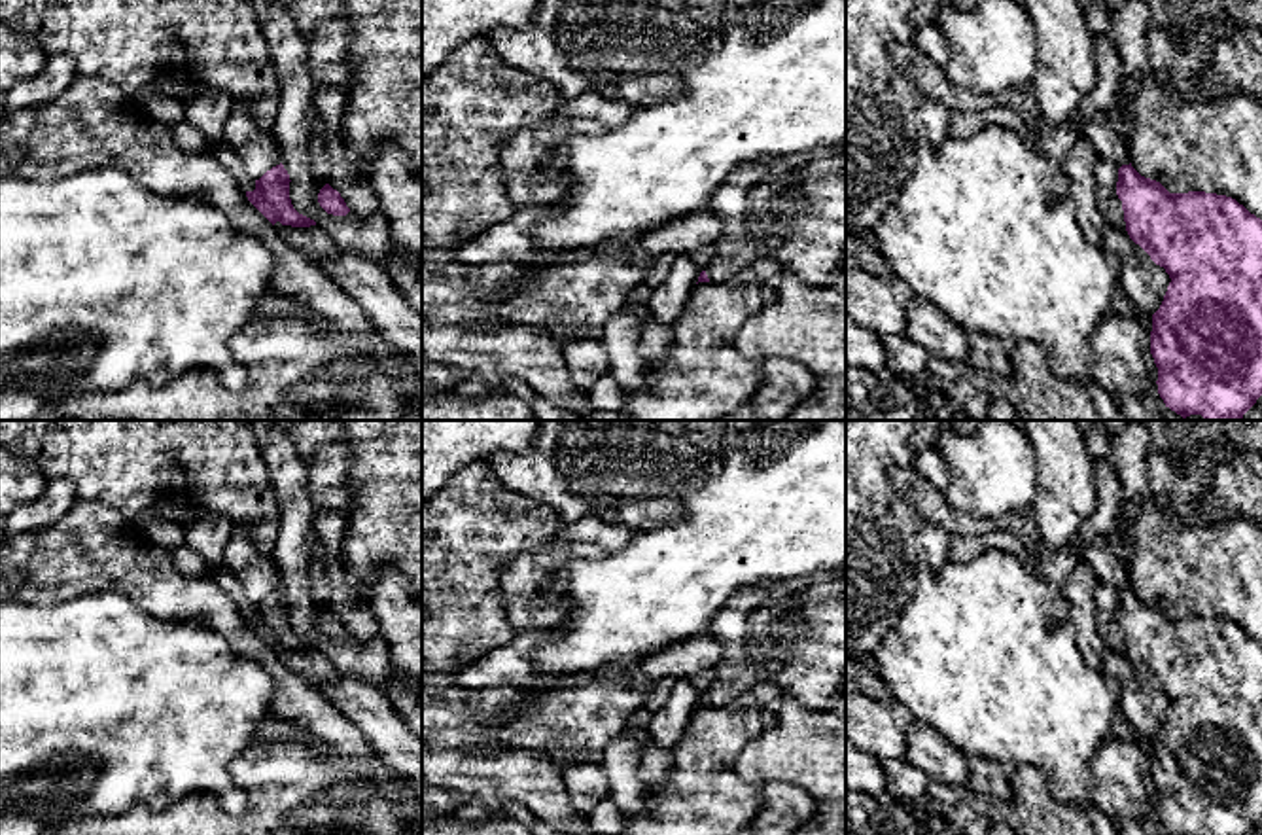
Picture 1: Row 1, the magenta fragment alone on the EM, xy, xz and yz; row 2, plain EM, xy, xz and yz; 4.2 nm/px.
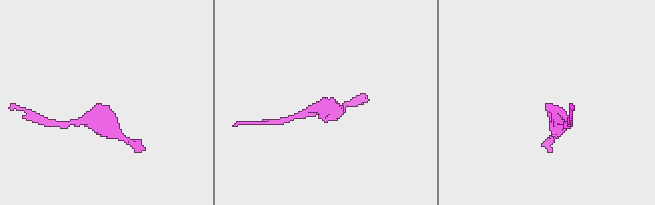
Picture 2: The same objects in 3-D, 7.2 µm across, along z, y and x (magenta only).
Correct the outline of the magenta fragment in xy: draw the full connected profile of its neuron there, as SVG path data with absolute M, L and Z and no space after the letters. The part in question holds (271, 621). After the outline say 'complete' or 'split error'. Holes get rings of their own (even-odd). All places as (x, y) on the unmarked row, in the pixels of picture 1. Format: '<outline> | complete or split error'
M276 589L255 604L255 613L246 615L248 625L274 649L310 651L314 644L299 638L289 623L289 598L284 589Z | complete

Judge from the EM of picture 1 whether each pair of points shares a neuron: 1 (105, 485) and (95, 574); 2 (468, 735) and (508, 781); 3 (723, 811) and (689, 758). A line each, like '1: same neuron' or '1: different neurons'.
1: different neurons
2: different neurons
3: same neuron

